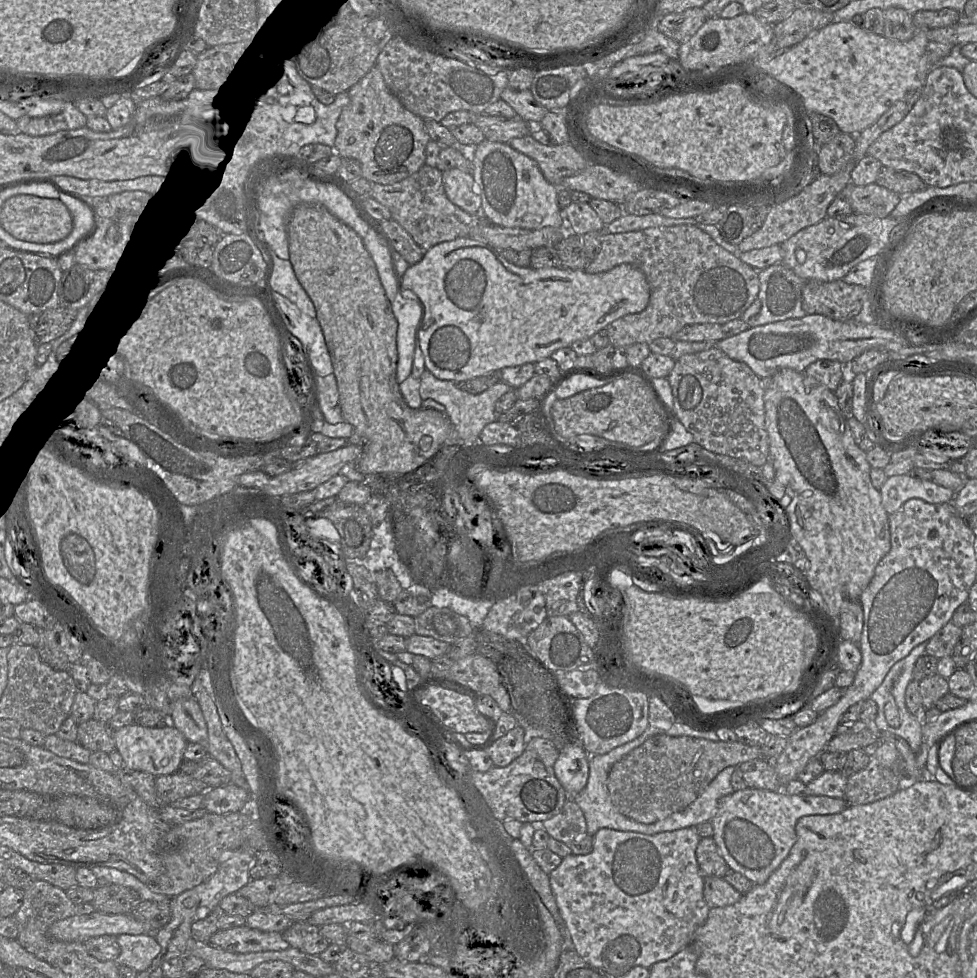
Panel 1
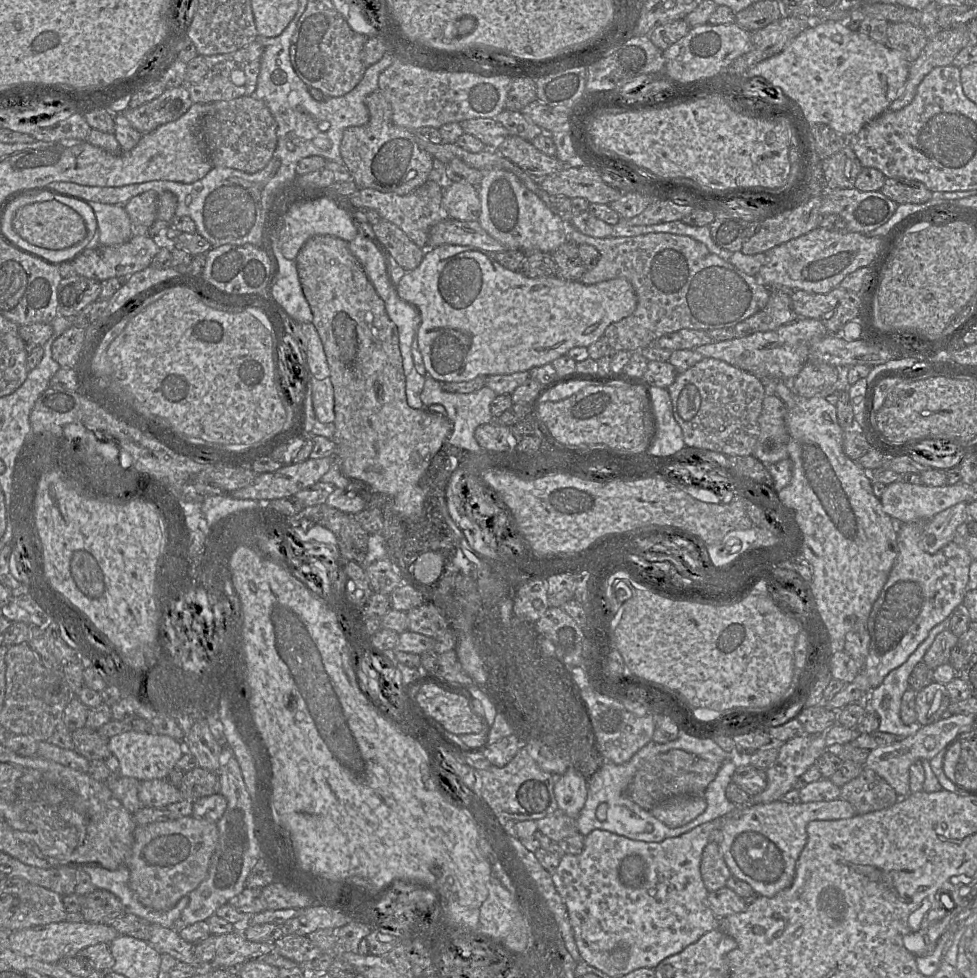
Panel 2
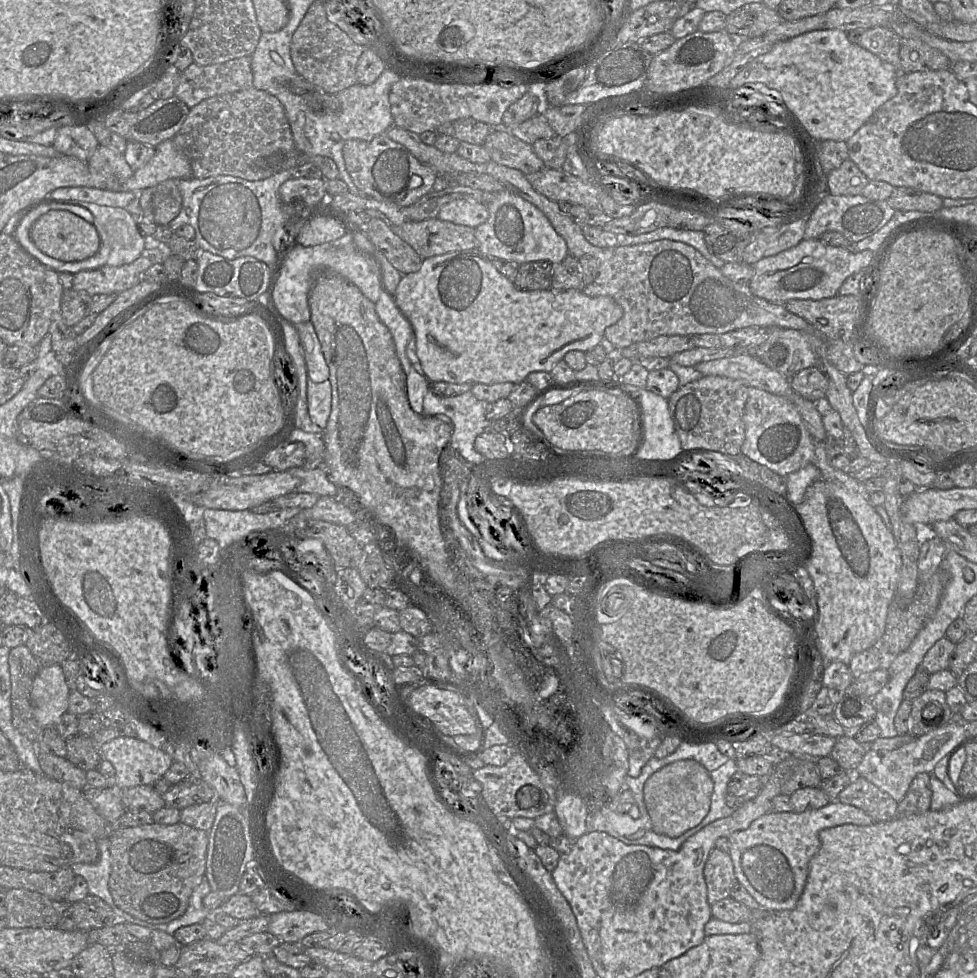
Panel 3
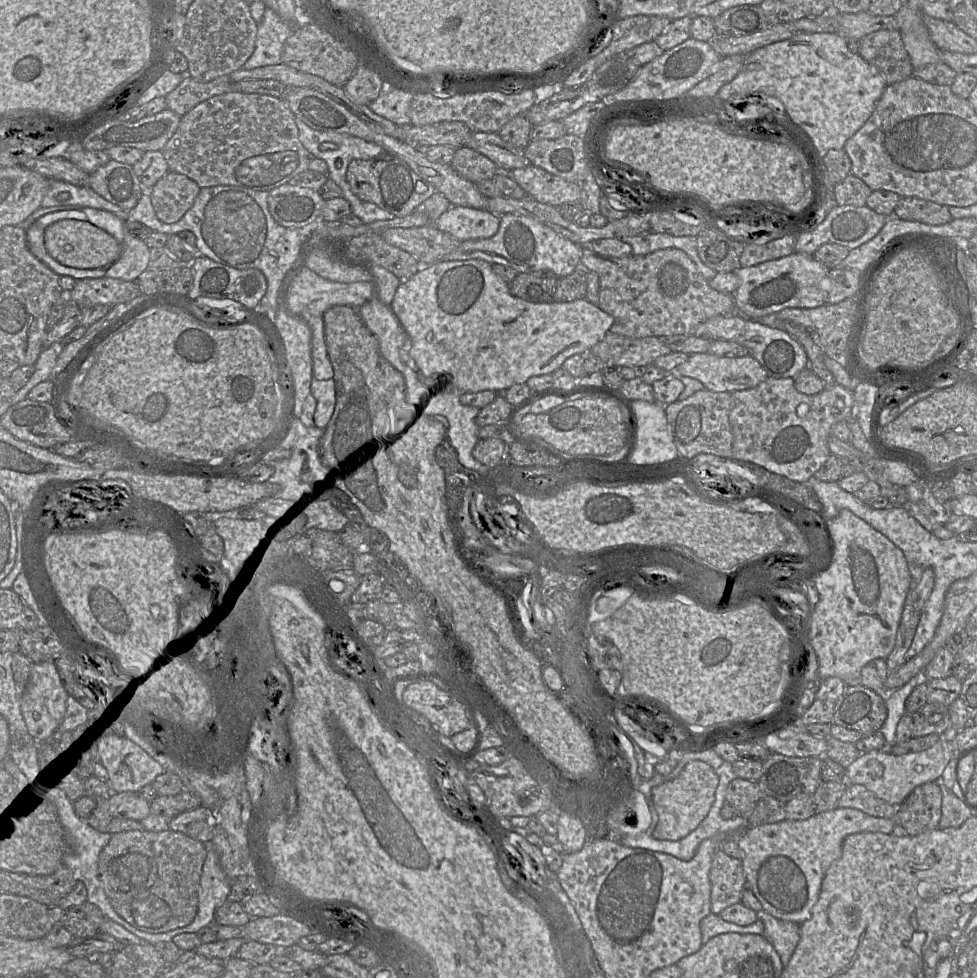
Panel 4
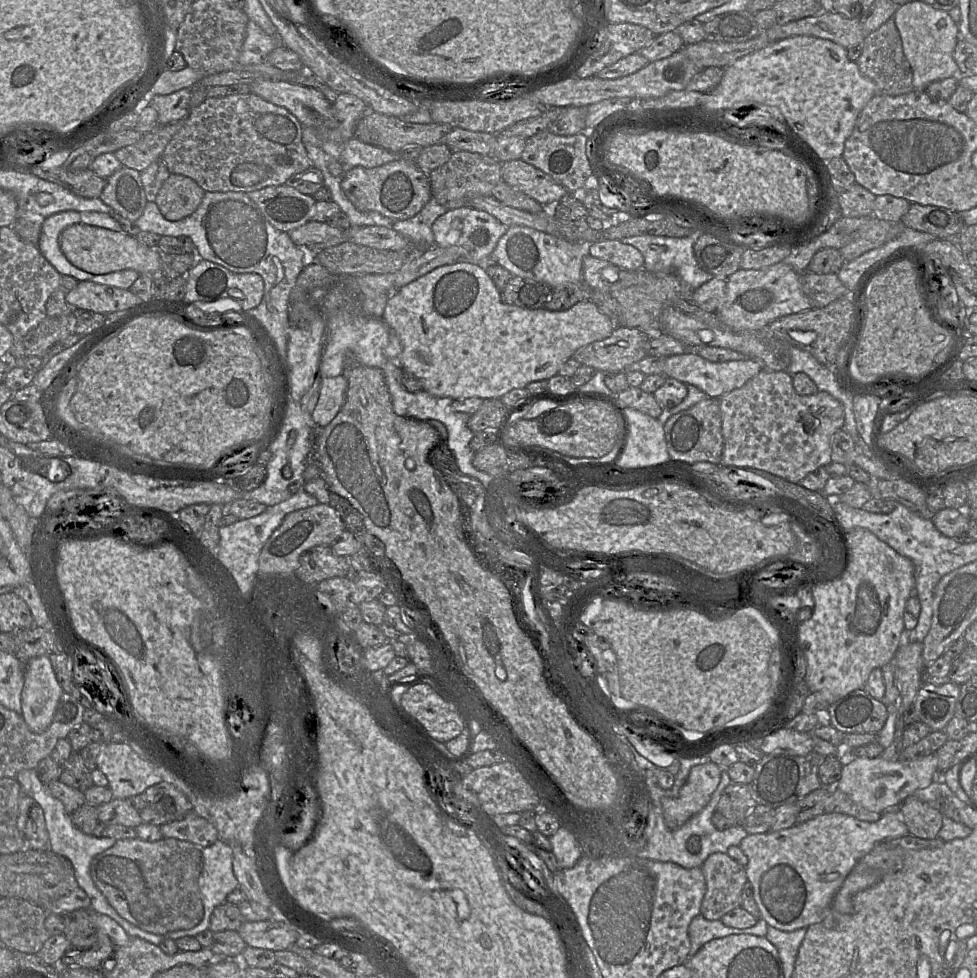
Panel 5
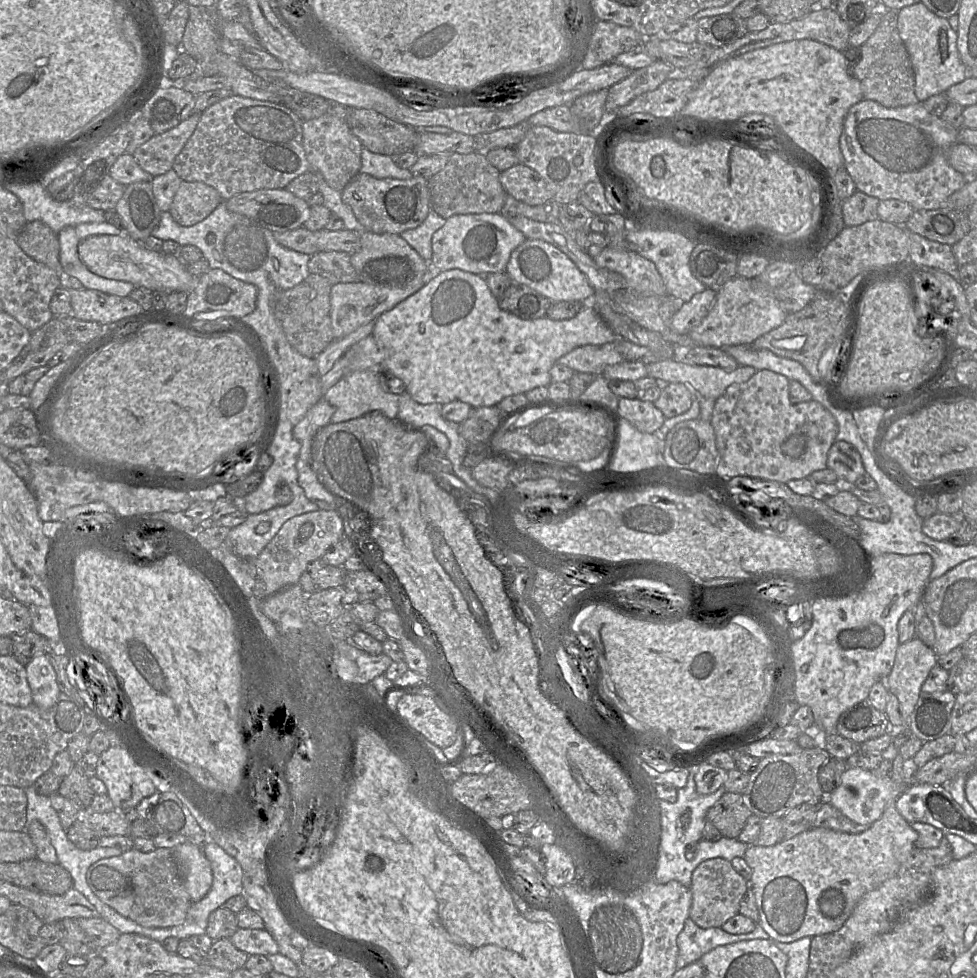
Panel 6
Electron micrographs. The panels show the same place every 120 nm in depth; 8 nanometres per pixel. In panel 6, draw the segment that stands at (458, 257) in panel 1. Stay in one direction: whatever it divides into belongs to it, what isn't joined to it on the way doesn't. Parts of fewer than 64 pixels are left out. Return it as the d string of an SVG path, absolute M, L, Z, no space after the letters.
M451 269L438 273L418 291L399 302L392 309L379 315L374 323L371 335L379 348L383 350L383 374L389 373L402 380L405 385L405 392L414 401L419 404L438 403L441 405L452 401L461 401L469 404L472 408L496 406L505 397L520 393L525 394L536 387L548 387L551 384L550 370L561 357L575 348L585 345L603 345L615 342L618 338L612 328L590 303L583 304L580 312L575 317L567 320L552 320L546 316L533 320L520 319L499 308L498 300L492 295L483 276L460 269Z

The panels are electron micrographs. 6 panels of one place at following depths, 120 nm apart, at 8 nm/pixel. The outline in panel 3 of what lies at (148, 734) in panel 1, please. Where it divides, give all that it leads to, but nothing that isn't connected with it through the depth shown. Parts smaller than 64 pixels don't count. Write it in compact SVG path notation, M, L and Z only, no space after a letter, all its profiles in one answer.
M117 737L99 750L101 758L115 768L113 783L121 789L152 785L160 780L174 762L161 749L137 737Z

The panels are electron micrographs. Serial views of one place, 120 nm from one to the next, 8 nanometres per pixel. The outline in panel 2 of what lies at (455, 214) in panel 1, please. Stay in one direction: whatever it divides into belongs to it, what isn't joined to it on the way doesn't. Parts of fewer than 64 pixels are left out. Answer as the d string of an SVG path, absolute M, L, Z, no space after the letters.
M428 179L427 182L407 195L400 196L395 193L383 193L374 189L359 189L348 199L355 208L375 210L381 219L399 227L418 247L427 249L430 229L449 218L442 204L442 195L443 189L434 181Z

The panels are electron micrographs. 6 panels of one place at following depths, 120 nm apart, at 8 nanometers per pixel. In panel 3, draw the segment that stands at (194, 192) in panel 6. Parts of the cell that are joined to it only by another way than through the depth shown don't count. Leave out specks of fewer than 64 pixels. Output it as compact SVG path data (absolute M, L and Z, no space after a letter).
M168 179L155 187L153 195L153 220L158 226L168 226L180 213L182 196L178 189L179 179Z

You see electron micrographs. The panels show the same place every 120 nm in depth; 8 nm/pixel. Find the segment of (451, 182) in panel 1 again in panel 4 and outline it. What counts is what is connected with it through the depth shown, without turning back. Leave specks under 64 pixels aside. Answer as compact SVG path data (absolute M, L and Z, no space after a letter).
M450 206L438 217L435 226L460 242L487 239L497 233L499 217L485 209Z

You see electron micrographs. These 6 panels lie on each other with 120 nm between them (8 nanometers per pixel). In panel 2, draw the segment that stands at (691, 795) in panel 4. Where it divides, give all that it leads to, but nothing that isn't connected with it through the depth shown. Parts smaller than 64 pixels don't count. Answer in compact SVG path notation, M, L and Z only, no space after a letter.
M671 797L654 806L650 813L666 826L676 828L694 820L706 807L704 797Z

